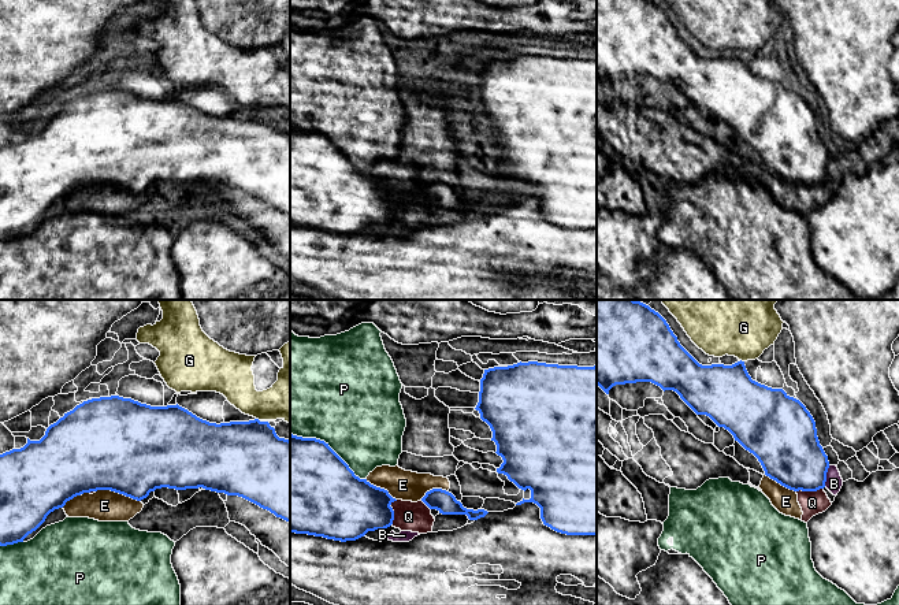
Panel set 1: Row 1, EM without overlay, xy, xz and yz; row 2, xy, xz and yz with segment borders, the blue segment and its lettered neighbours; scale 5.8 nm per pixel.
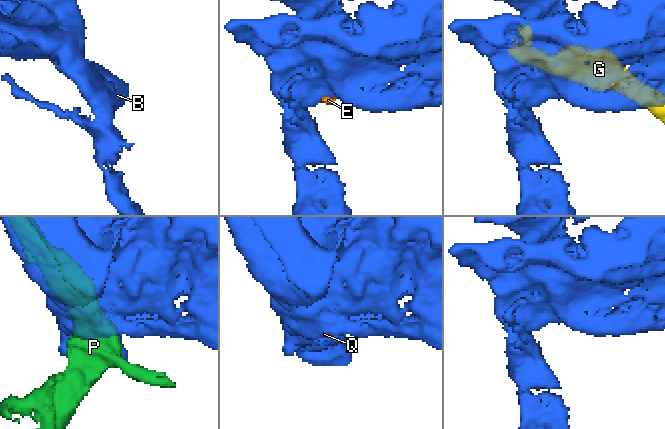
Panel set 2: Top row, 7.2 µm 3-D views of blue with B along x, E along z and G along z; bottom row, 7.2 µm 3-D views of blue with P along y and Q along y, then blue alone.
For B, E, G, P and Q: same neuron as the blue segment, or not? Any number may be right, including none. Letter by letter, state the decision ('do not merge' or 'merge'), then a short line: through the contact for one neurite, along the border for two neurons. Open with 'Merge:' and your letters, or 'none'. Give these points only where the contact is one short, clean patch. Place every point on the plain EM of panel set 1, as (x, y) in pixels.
Merge: none
B: do not merge | yz (829, 159), (824, 179)
E: do not merge
G: do not merge
P: do not merge
Q: do not merge | xz (397, 193), (390, 199), (393, 204), (393, 215), (390, 218)

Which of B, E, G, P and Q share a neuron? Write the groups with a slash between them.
B E Q / G / P

